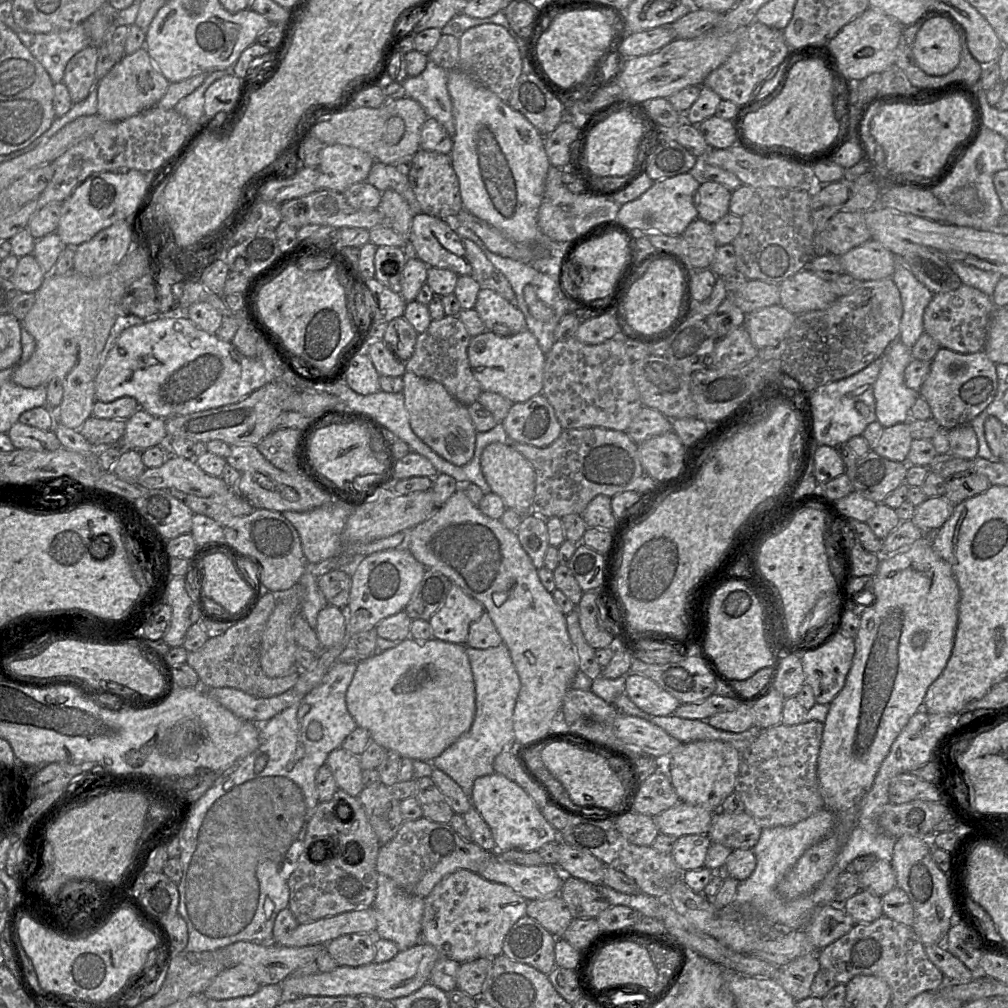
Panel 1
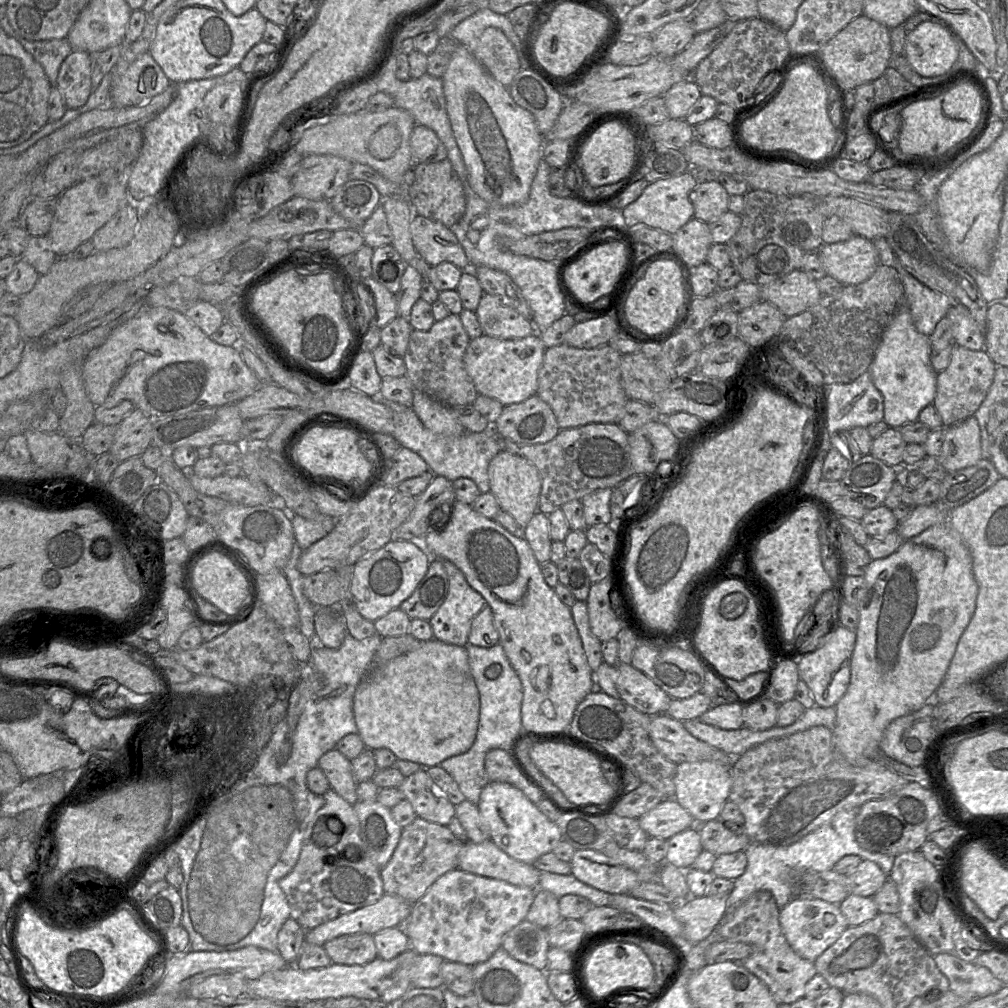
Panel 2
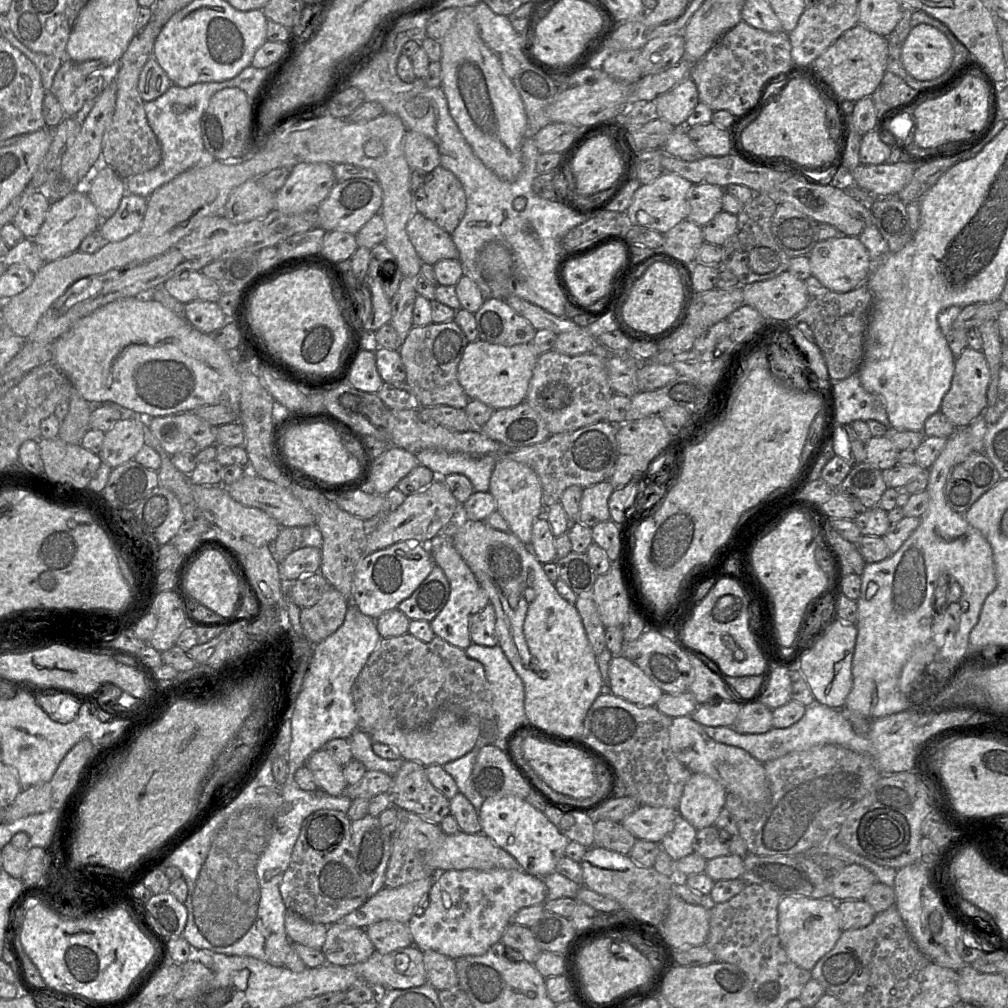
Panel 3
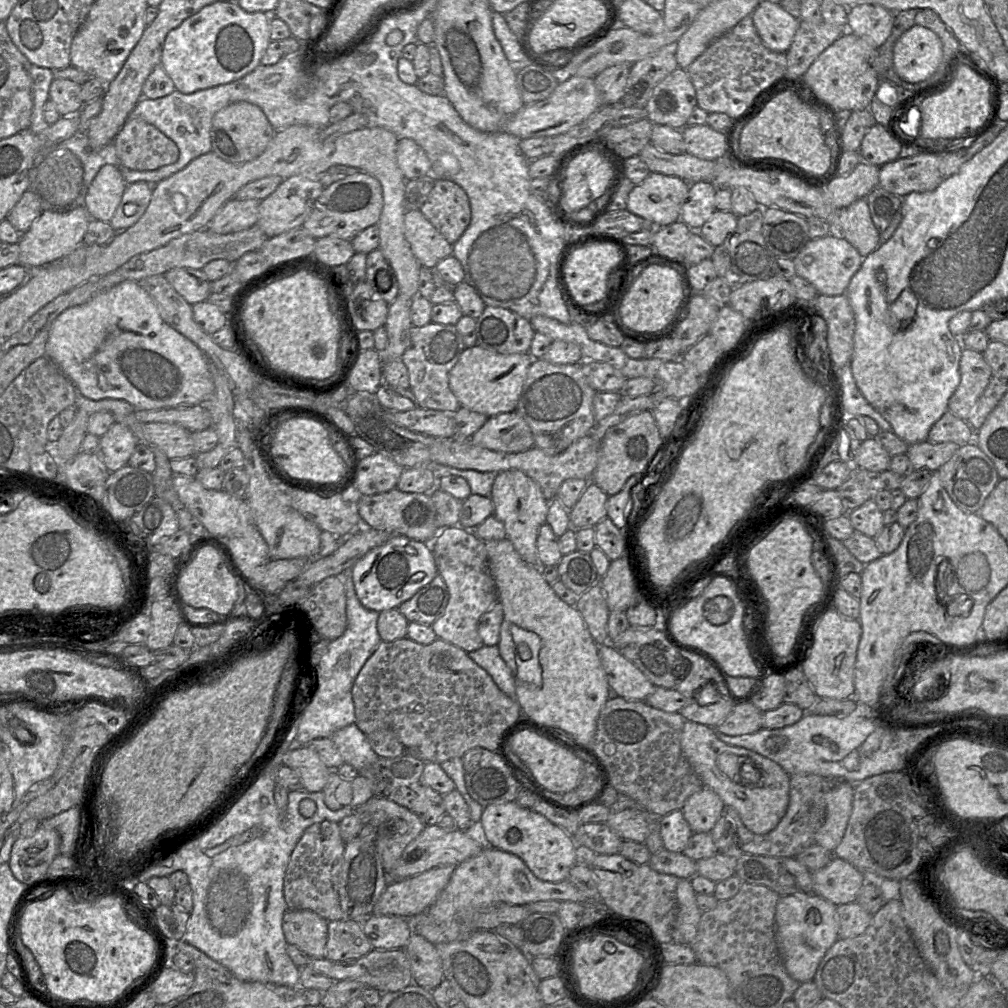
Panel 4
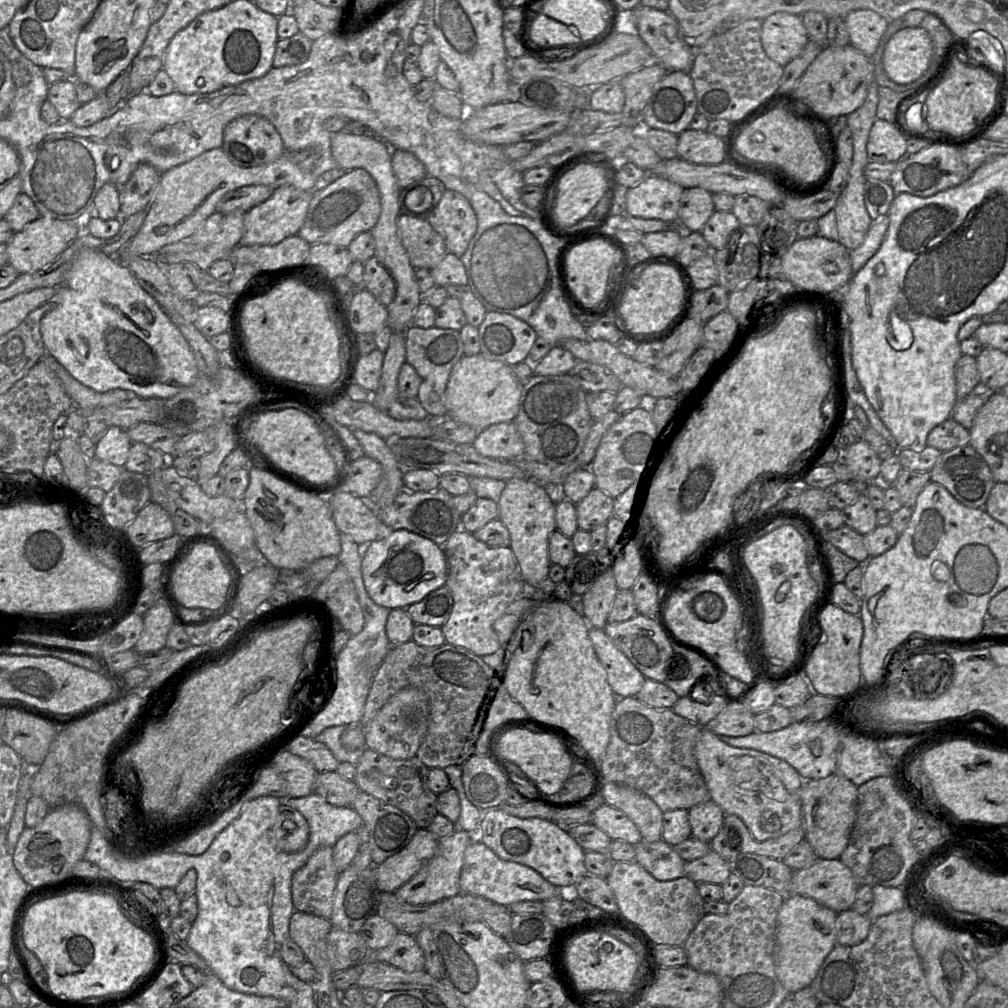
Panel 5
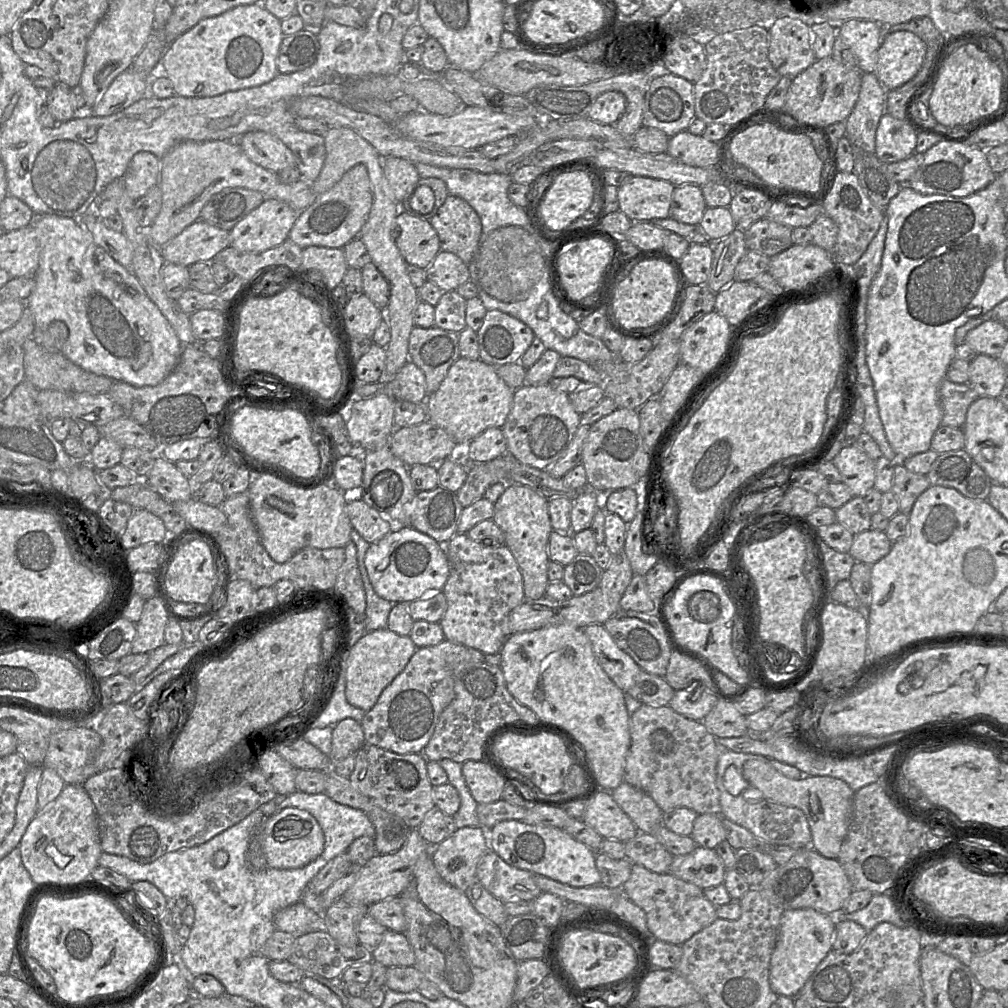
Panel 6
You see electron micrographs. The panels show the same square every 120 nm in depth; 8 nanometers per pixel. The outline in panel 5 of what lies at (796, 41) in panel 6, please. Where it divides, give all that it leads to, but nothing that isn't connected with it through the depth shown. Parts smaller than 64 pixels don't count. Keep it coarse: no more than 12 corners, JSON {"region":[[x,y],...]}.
{"region":[[800,15],[762,20],[762,47],[783,67],[808,42]]}

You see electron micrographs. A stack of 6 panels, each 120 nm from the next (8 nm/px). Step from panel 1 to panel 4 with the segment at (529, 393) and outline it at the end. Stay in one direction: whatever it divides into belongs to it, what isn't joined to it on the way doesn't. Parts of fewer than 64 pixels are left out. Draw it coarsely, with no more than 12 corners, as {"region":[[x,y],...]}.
{"region":[[466,347],[449,372],[461,407],[514,411],[533,358]]}

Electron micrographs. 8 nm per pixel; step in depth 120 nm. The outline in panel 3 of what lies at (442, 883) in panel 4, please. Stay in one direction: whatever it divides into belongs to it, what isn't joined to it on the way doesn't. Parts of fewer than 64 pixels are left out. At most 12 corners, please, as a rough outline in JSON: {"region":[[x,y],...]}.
{"region":[[435,877],[383,887],[337,923],[407,924]]}

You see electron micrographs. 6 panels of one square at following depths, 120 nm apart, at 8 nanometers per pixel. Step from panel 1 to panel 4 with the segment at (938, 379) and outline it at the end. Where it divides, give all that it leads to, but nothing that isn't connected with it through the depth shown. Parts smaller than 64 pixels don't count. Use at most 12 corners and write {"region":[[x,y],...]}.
{"region":[[963,348],[960,383],[948,411],[967,421],[992,370],[983,353]]}

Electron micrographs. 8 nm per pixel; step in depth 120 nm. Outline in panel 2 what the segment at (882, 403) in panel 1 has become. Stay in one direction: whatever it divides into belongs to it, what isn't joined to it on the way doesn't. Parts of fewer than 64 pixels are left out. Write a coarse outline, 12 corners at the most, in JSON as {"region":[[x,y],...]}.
{"region":[[901,306],[868,369],[883,421],[900,428],[933,404],[929,337]]}

